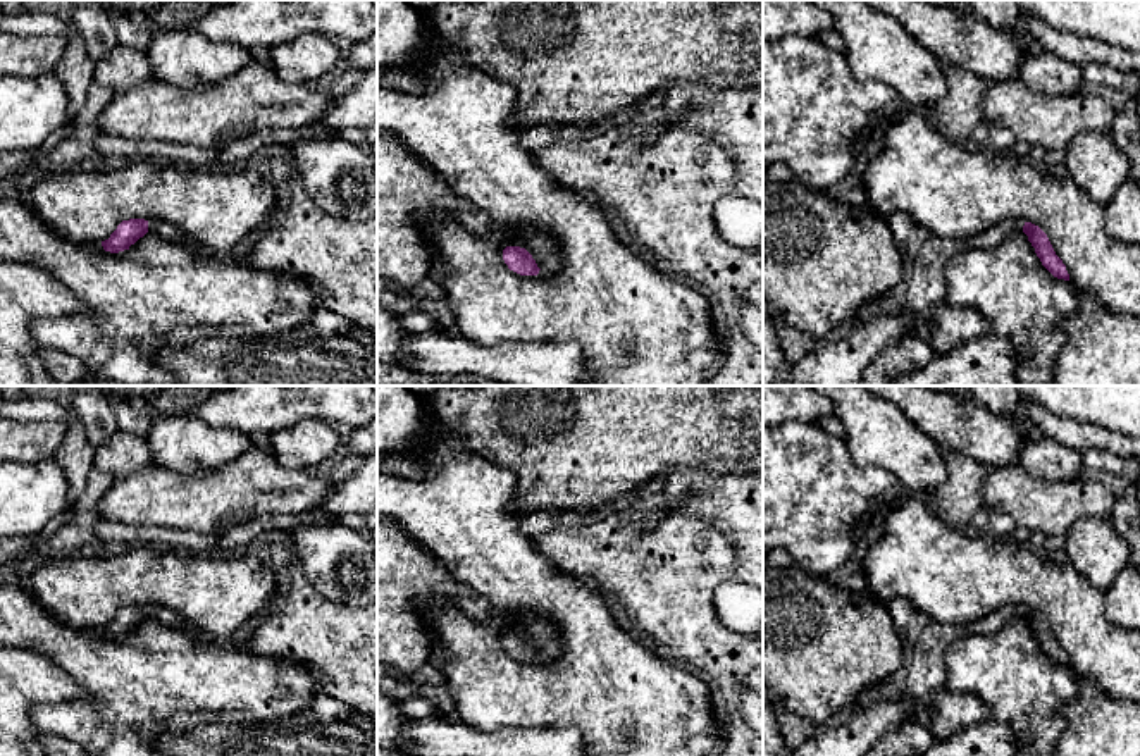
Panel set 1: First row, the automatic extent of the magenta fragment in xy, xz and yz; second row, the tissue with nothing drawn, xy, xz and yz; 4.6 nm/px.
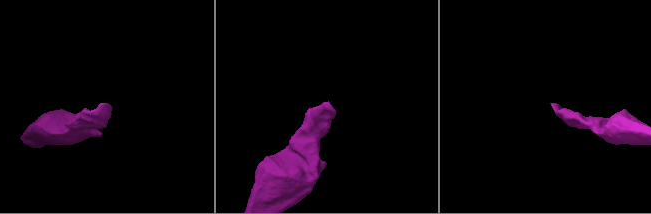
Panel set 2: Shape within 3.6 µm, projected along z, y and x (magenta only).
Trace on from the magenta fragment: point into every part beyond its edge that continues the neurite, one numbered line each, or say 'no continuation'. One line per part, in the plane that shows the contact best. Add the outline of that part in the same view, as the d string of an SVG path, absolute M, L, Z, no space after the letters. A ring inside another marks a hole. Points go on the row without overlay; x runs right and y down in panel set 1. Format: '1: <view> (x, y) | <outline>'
1: xz (543, 634) | M527 615L522 618L522 625L541 656L553 658L560 653L561 637L551 622Z

